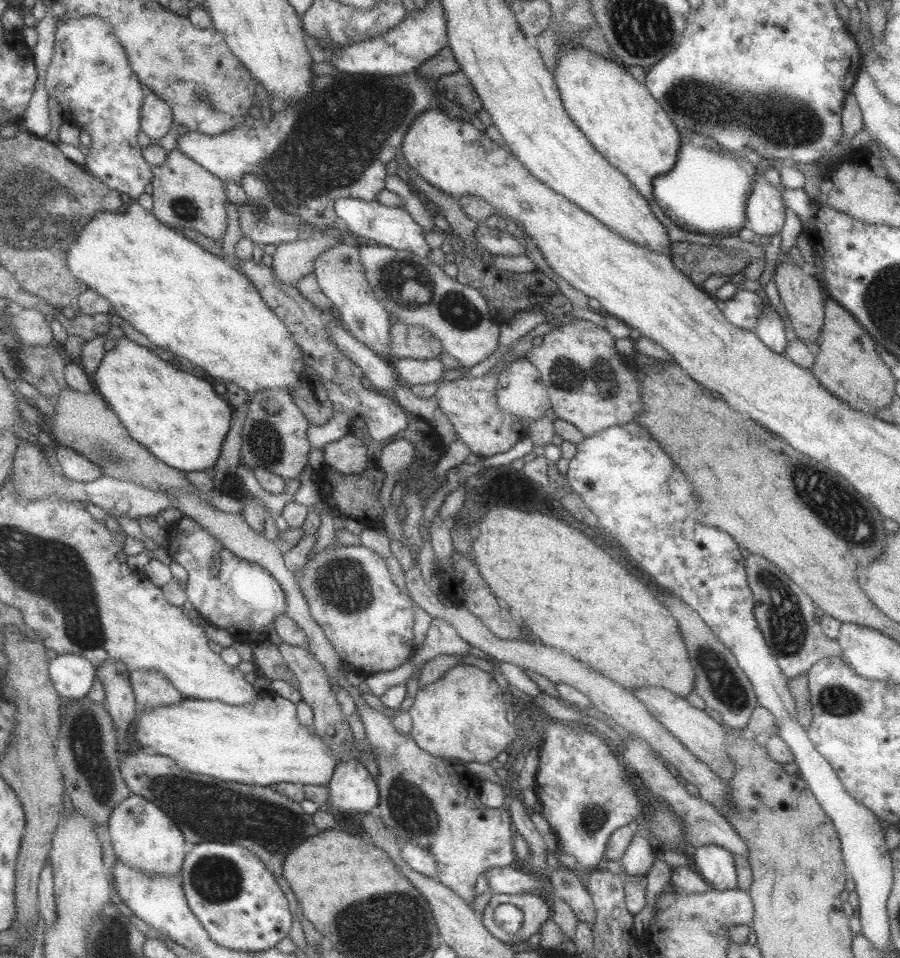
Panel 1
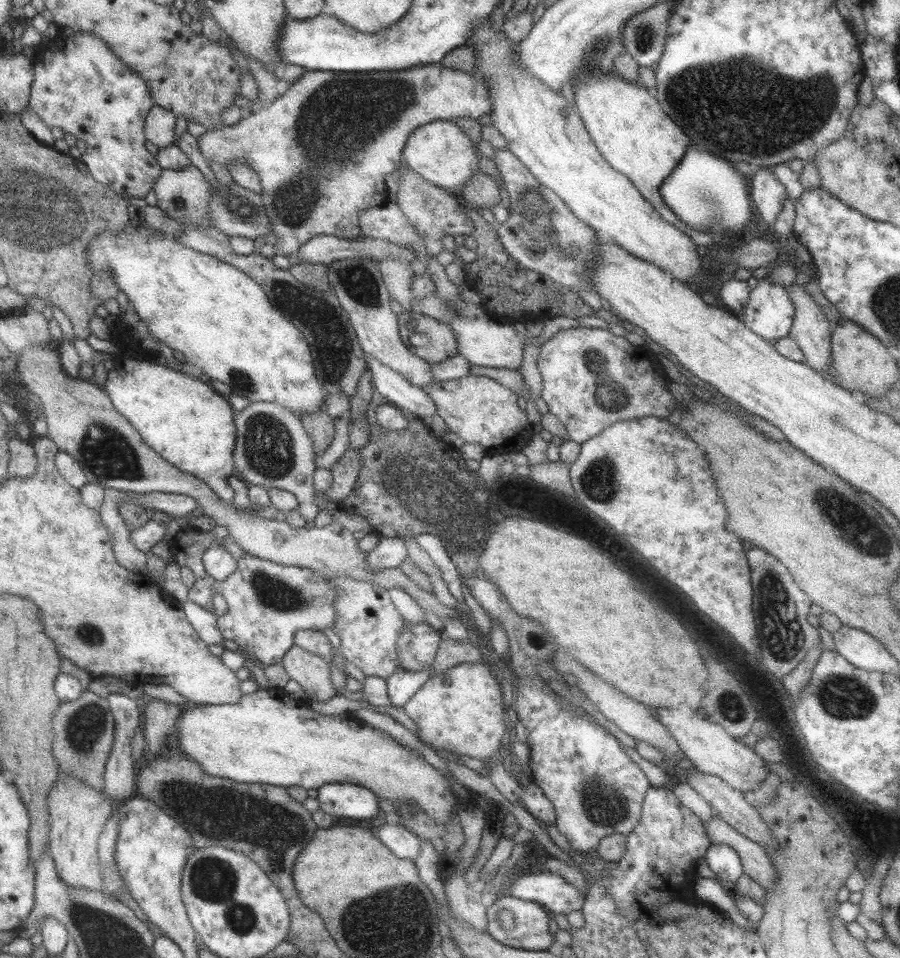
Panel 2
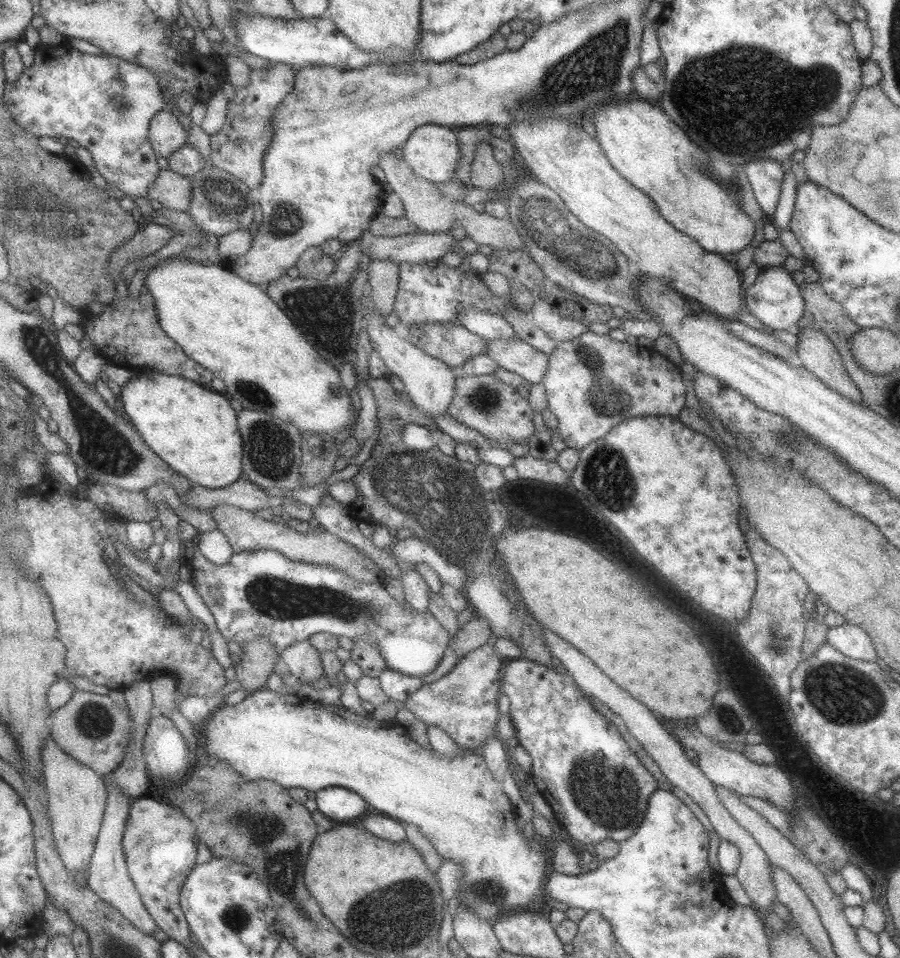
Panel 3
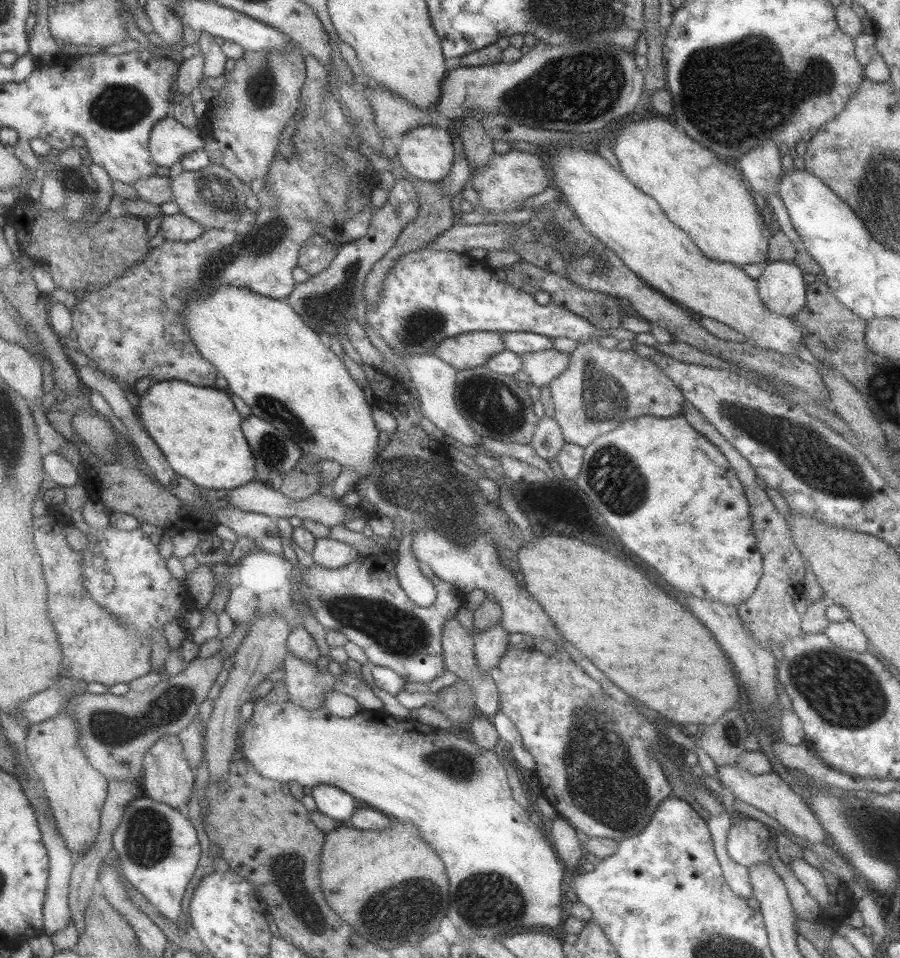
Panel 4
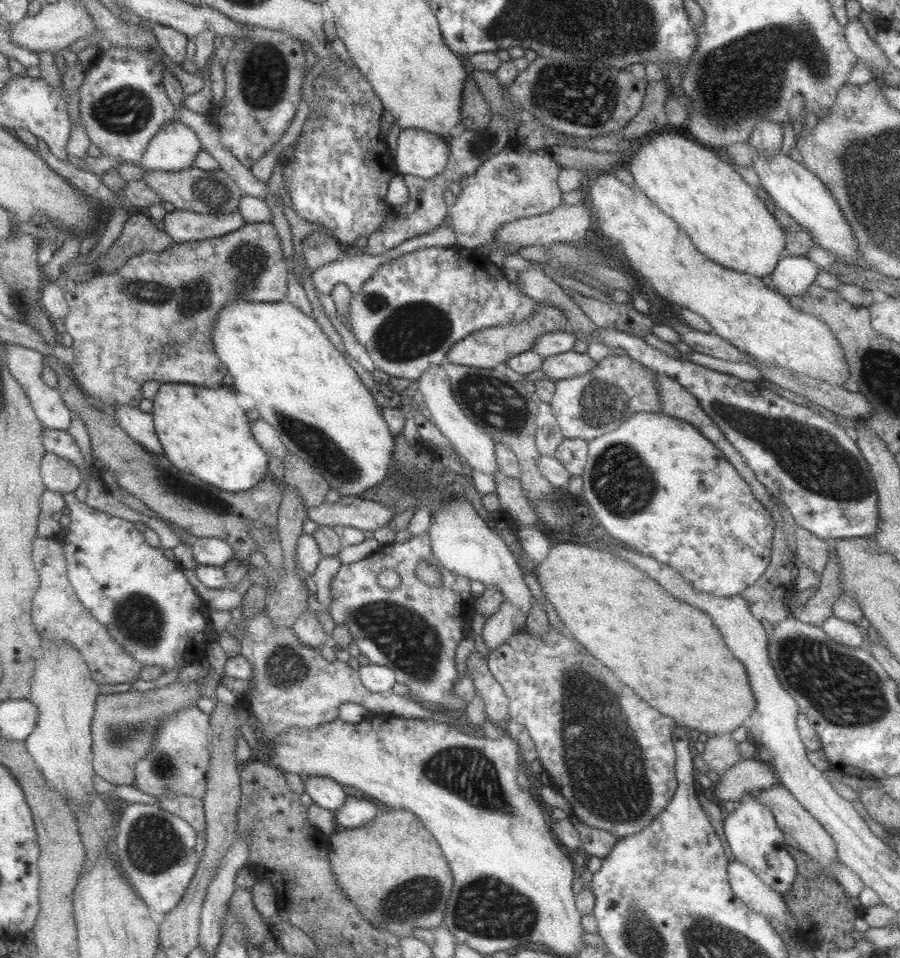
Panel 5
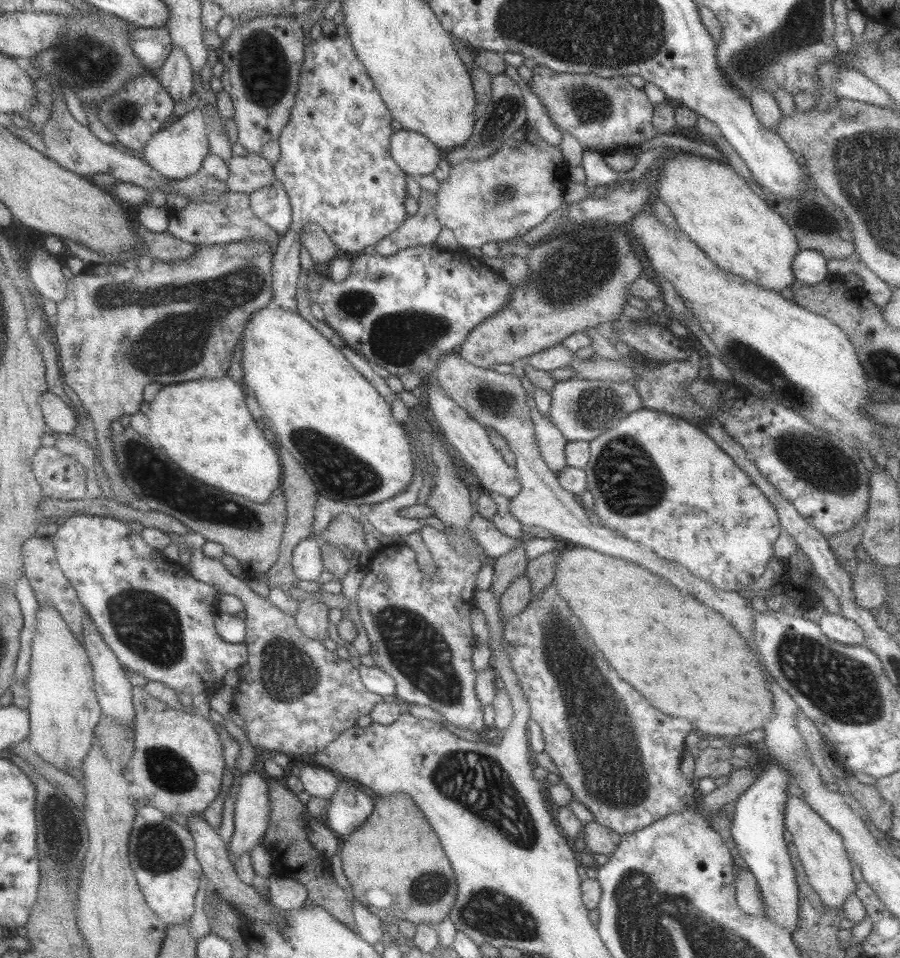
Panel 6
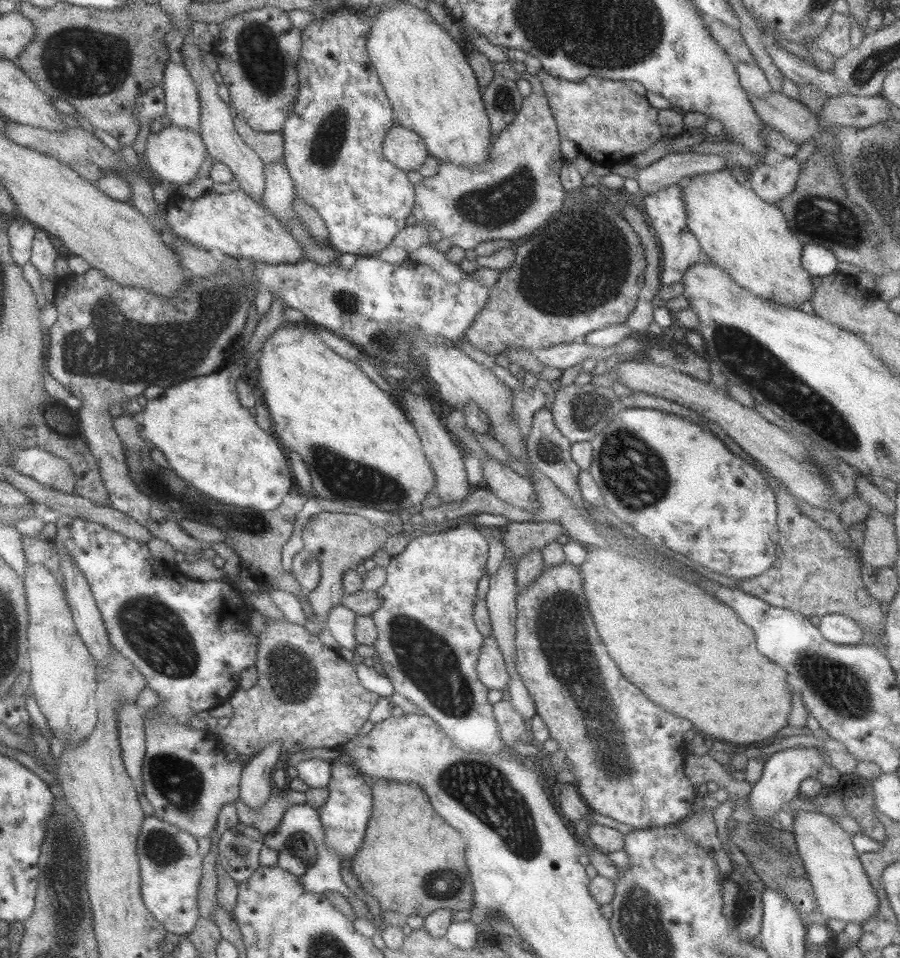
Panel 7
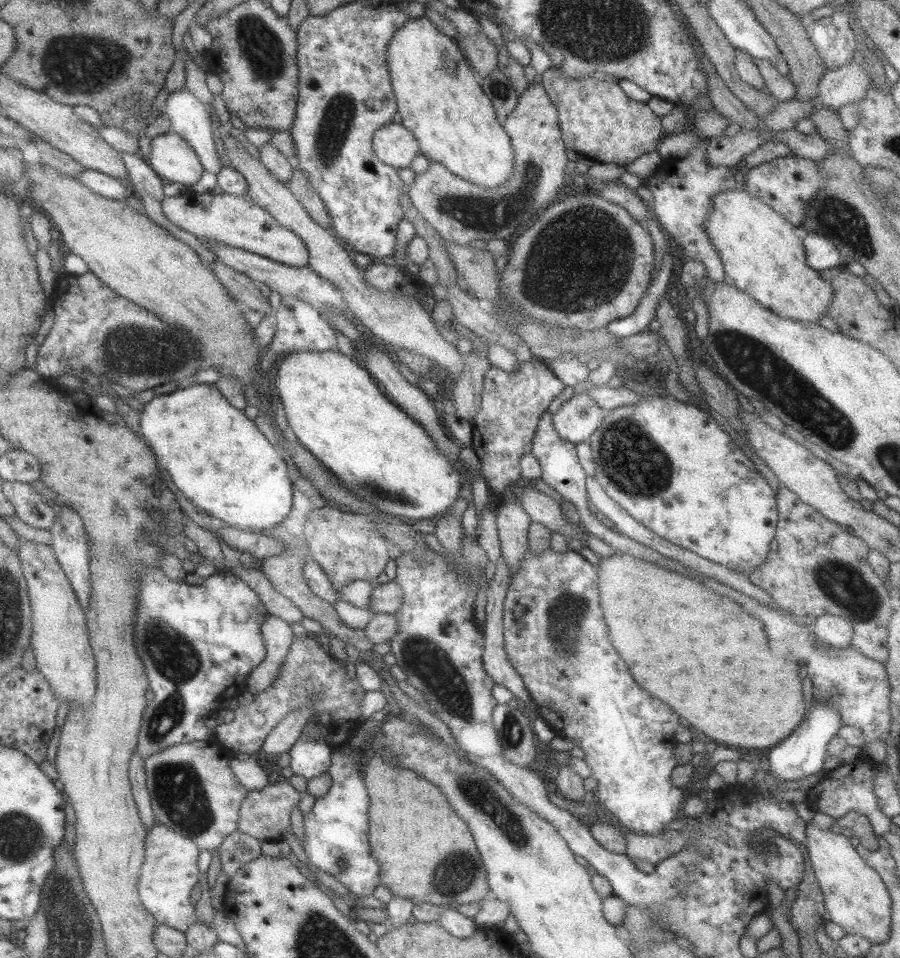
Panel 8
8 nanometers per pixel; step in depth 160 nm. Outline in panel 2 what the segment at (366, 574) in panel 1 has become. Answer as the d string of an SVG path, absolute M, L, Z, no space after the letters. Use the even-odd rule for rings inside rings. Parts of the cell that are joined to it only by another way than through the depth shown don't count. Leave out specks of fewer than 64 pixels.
M381 537L377 546L364 553L366 566L374 568L393 568L407 557L402 537ZM333 576L330 579L335 585L335 602L333 602L333 611L335 611L335 620L331 630L339 637L339 654L348 663L356 666L363 672L365 677L379 677L386 679L391 676L400 665L397 664L397 640L401 637L401 627L403 620L399 612L395 610L389 594L379 586L370 585L369 581L355 581L347 576Z

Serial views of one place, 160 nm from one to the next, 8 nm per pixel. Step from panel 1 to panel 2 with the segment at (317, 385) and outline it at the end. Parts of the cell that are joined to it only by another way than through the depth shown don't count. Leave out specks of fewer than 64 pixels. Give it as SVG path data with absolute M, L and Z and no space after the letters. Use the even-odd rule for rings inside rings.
M326 406L318 411L300 416L303 428L312 440L315 456L322 453L324 448L332 441L335 434L333 419L328 415Z

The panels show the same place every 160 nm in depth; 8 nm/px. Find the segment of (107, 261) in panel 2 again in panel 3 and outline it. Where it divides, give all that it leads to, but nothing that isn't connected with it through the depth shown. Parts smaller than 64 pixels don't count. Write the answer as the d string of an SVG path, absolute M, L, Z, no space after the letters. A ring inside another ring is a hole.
M165 259L154 267L151 267L146 274L142 286L148 290L151 295L153 306L155 307L155 314L158 318L158 325L161 330L171 339L175 344L181 347L181 350L193 361L212 372L212 376L219 378L225 384L226 390L229 393L229 398L237 400L243 409L253 409L261 411L281 419L284 423L292 424L298 428L300 433L309 431L312 433L323 433L324 435L331 435L334 438L336 432L341 432L347 429L346 427L356 419L353 417L353 407L349 402L349 392L346 392L341 385L339 373L326 360L321 358L315 349L307 342L299 329L285 316L285 313L265 294L263 288L243 280L237 276L232 270L221 267L220 264L204 265L195 261L187 259Z

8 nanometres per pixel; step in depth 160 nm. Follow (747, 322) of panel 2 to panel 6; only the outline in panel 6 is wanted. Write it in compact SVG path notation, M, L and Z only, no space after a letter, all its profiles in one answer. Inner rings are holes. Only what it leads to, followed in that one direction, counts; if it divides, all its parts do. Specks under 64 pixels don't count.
M800 250L791 261L791 272L794 280L801 284L815 285L829 275L825 267L826 257L817 250Z

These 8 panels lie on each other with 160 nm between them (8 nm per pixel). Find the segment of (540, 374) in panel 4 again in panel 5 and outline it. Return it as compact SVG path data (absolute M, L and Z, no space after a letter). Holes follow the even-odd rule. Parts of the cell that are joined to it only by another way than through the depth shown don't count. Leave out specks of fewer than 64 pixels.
M568 350L553 356L546 356L540 364L547 379L557 382L562 379L569 379L574 376L592 371L597 364L587 353L578 353Z

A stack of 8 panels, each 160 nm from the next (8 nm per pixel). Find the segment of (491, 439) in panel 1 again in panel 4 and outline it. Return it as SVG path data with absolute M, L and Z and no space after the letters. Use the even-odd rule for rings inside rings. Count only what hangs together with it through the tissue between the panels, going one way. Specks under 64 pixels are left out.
M481 365L456 372L454 401L466 423L481 437L529 445L538 425L539 418L533 414L534 401L528 391L519 388L511 376L497 374Z

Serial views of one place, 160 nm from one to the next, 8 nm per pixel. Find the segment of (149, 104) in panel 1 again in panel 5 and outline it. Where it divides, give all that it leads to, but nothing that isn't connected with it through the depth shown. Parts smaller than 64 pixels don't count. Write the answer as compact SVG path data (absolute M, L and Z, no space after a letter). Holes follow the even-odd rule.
M173 118L167 124L163 124L163 127L159 128L159 131L151 138L138 166L149 171L177 172L177 170L193 167L195 155L200 151L201 144L193 130Z

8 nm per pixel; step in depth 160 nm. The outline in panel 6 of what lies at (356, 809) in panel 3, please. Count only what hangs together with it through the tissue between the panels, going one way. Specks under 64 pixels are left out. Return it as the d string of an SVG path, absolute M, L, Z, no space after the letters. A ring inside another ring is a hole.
M317 765L303 766L300 770L299 780L302 787L311 797L331 798L338 787L340 777L330 770Z

